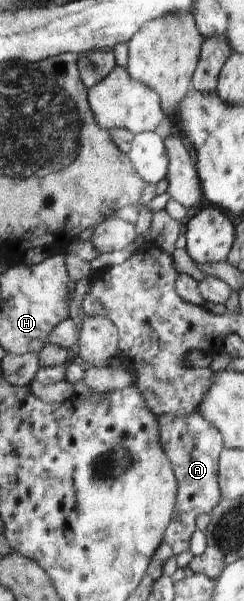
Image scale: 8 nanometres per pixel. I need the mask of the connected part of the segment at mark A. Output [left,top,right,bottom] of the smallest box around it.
[157,412,223,556]

